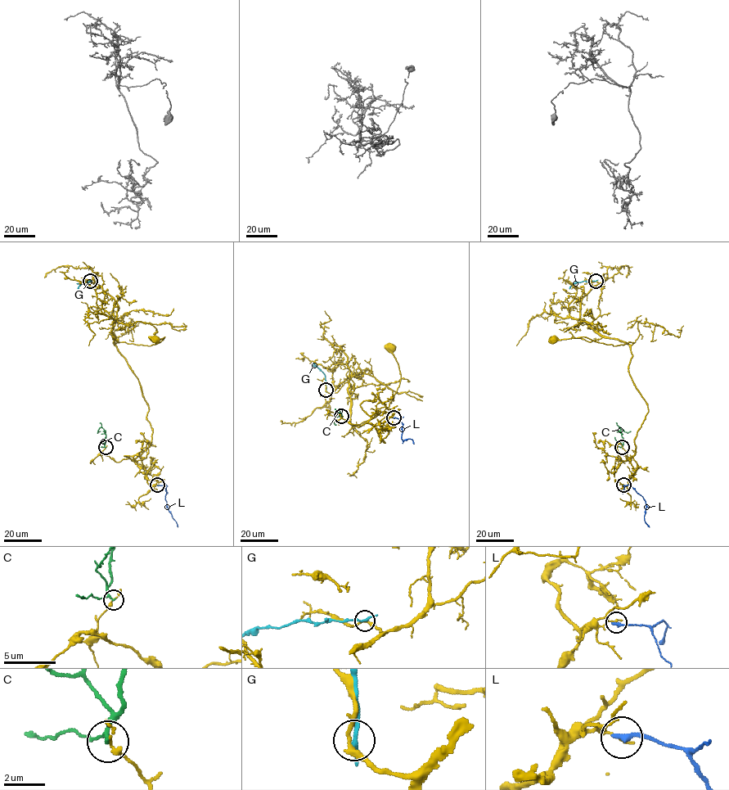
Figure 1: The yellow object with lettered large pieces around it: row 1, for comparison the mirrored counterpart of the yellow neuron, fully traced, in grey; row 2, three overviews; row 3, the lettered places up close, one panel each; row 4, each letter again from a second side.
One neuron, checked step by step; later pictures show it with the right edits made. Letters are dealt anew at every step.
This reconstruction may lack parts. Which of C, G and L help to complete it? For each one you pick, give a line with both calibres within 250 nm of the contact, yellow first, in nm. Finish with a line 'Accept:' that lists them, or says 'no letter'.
Accept: no letter

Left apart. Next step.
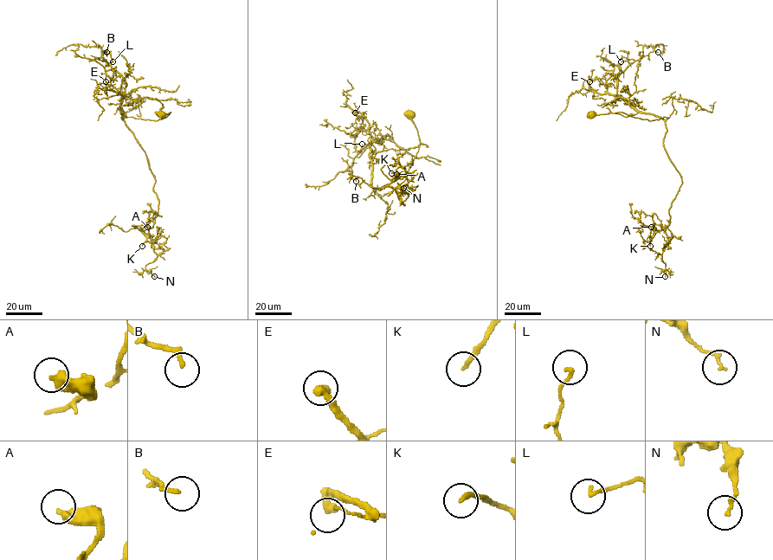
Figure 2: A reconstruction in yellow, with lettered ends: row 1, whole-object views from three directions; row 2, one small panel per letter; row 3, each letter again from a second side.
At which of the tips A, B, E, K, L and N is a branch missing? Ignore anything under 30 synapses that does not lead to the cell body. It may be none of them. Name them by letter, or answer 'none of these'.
E, K

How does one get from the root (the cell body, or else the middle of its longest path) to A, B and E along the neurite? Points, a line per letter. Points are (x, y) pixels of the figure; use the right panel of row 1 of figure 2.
A: (593, 114), (668, 118), (663, 146), (682, 183), (668, 210), (670, 222), (662, 230), (651, 227)
B: (593, 114), (621, 112), (649, 120), (667, 119), (638, 112), (617, 93), (617, 77), (627, 67), (658, 52)
E: (593, 114), (621, 112), (649, 120), (668, 118), (638, 112), (616, 95), (593, 92), (589, 81)

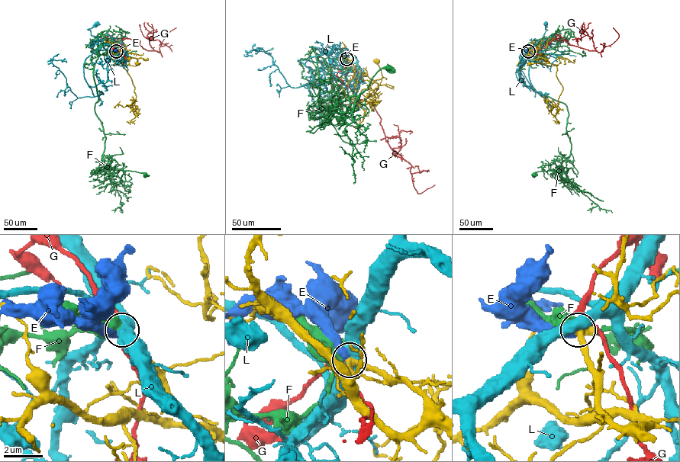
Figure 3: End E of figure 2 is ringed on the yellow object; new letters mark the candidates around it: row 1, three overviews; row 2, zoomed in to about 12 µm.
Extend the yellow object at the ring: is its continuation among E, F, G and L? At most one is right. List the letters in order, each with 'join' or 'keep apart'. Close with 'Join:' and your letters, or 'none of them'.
E: keep apart
F: keep apart
G: keep apart
L: keep apart
Join: none of them

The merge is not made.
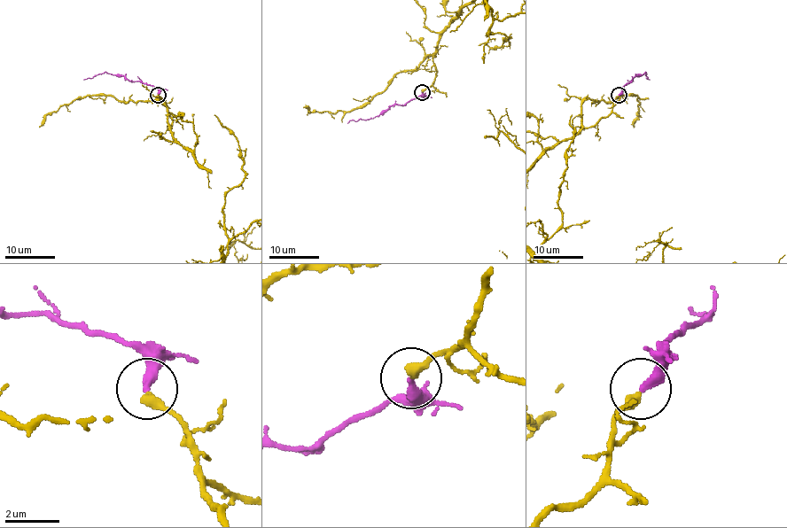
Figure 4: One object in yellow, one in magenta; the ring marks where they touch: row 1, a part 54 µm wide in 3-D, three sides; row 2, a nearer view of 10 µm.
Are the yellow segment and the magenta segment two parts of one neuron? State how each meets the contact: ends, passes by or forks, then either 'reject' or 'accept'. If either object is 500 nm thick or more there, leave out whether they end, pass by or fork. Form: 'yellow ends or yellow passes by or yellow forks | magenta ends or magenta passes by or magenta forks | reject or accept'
yellow ends | magenta ends | accept

